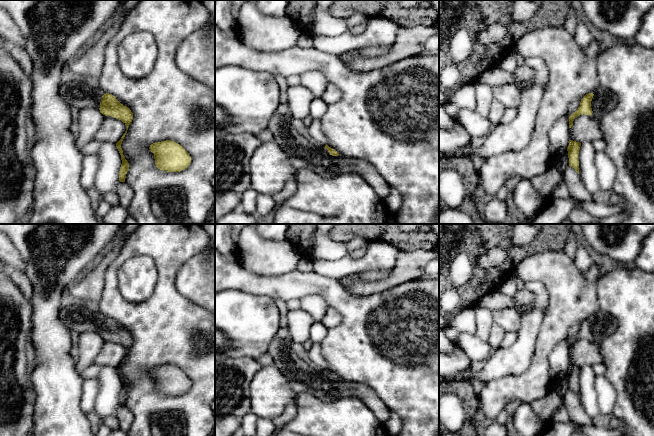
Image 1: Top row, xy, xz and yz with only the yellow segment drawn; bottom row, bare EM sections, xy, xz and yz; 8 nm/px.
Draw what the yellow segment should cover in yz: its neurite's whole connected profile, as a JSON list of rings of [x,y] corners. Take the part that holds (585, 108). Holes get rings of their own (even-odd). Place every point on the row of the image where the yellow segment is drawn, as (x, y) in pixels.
[[[599,85],[593,91],[586,94],[580,102],[578,109],[569,117],[569,128],[579,115],[588,115],[598,119],[617,106],[618,98],[611,90]]]

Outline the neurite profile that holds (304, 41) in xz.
[[[300,35],[297,39],[295,47],[309,49],[313,47],[313,37],[310,35]]]

